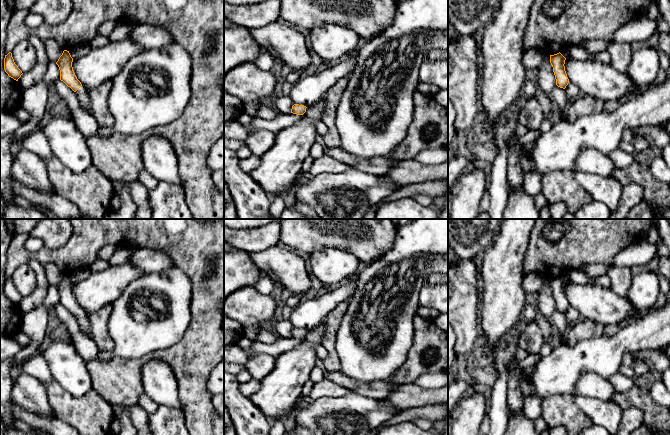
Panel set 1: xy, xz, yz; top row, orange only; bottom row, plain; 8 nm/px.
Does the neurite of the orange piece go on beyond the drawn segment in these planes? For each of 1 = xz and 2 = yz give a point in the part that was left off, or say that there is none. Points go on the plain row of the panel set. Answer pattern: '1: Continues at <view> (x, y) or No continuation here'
1: No continuation here
2: No continuation here

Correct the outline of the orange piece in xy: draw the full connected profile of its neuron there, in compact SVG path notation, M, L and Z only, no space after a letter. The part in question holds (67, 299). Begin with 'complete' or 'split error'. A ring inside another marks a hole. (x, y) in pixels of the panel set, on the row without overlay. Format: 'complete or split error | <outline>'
split error | M64 274L62 279L56 286L60 294L60 304L63 305L68 311L70 311L76 317L80 330L82 332L89 332L89 314L87 314L77 303L73 295L72 286L73 282L71 281L69 275Z

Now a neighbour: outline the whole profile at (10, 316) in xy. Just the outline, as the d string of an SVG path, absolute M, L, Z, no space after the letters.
M0 219L0 333L10 337L19 330L22 316L19 307L4 294L7 250L15 234L14 220Z

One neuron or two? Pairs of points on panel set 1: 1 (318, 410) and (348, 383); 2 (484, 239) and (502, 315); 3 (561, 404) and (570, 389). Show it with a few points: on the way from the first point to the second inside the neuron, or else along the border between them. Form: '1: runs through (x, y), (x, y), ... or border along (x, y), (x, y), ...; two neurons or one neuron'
1: border along (349, 390), (371, 397); two neurons
2: border along (499, 229), (494, 241), (485, 250); two neurons
3: border along (544, 397), (570, 394), (582, 411); two neurons

